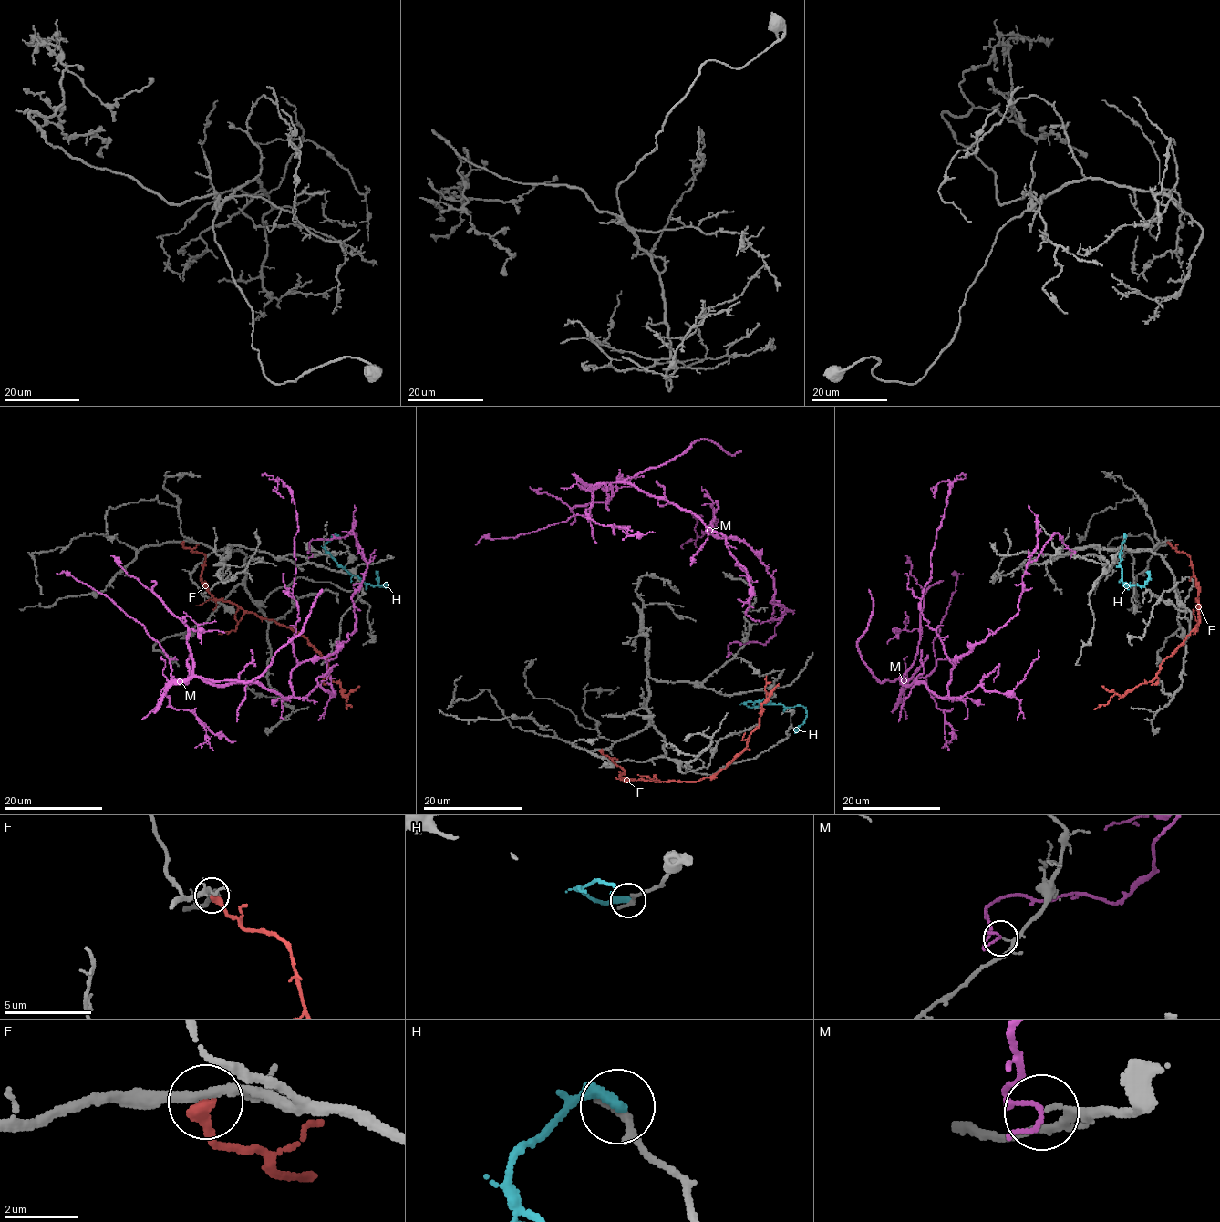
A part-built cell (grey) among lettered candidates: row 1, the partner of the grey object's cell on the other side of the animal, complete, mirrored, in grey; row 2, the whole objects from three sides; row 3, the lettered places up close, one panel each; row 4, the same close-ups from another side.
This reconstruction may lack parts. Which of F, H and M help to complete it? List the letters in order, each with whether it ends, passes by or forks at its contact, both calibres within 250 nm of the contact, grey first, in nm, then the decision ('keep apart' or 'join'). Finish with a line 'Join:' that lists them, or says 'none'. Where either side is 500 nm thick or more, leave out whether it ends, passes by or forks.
F: it ends | 200/380 nm | keep apart
H: it ends | 280/360 nm | keep apart
M: it passes by | 120/100 nm | keep apart
Join: none

